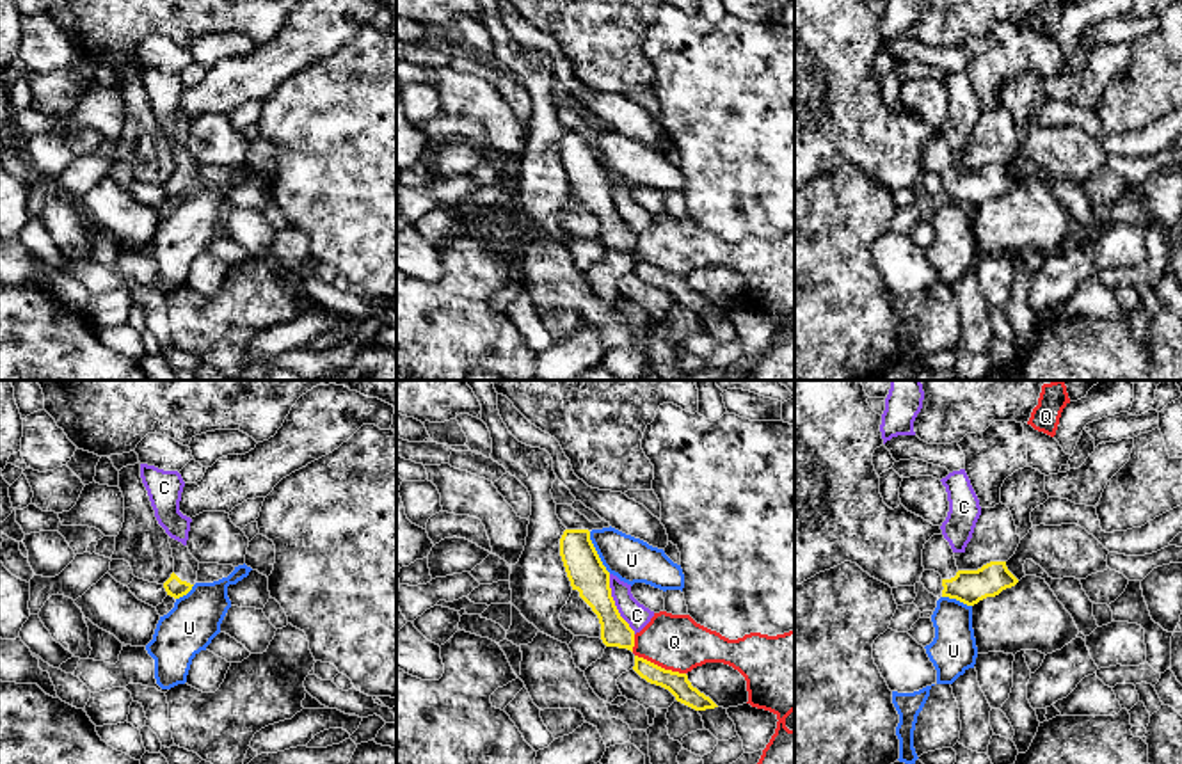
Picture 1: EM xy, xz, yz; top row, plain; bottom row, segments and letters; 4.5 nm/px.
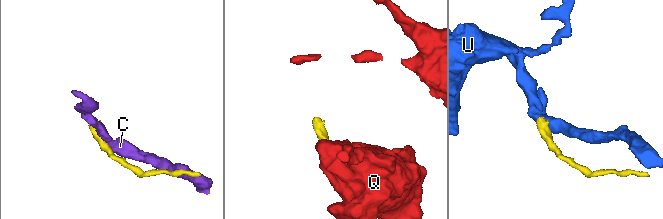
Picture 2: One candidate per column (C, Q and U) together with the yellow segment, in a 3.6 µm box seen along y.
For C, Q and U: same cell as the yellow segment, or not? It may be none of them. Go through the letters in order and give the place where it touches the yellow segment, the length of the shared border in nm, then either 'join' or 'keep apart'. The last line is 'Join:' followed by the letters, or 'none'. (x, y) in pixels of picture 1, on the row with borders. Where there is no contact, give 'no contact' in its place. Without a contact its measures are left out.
C: contact xz (614, 604); length 300 nm; keep apart
Q: contact xz (660, 667); length 240 nm; keep apart
U: contact xz (596, 553); length 220 nm; keep apart
Join: none

